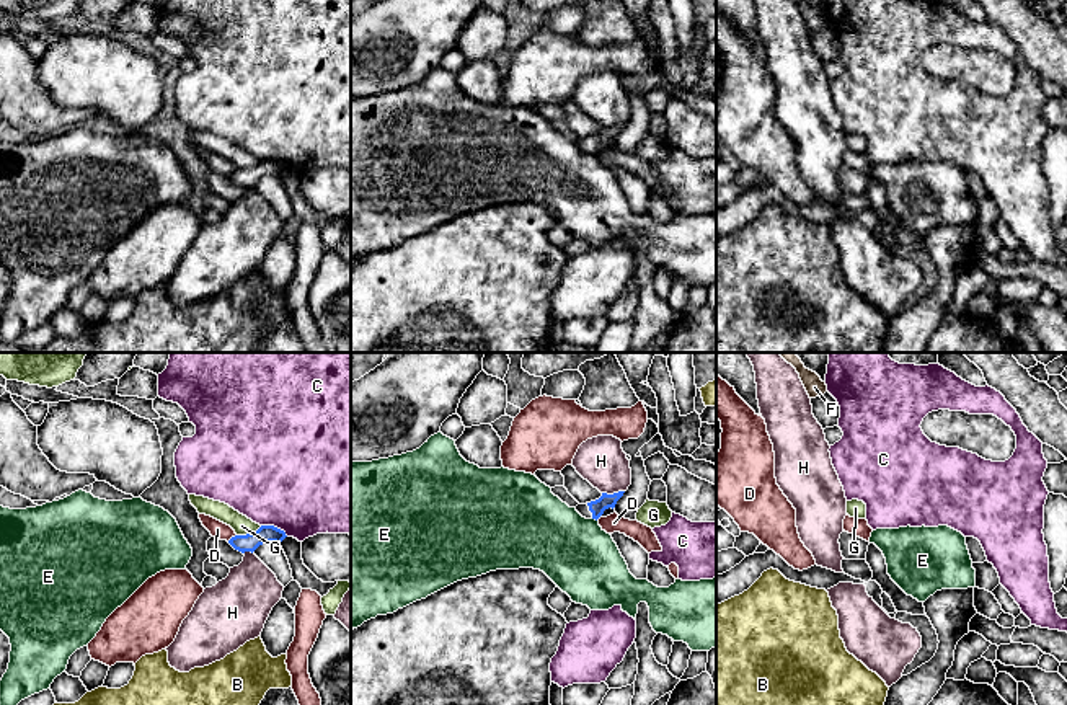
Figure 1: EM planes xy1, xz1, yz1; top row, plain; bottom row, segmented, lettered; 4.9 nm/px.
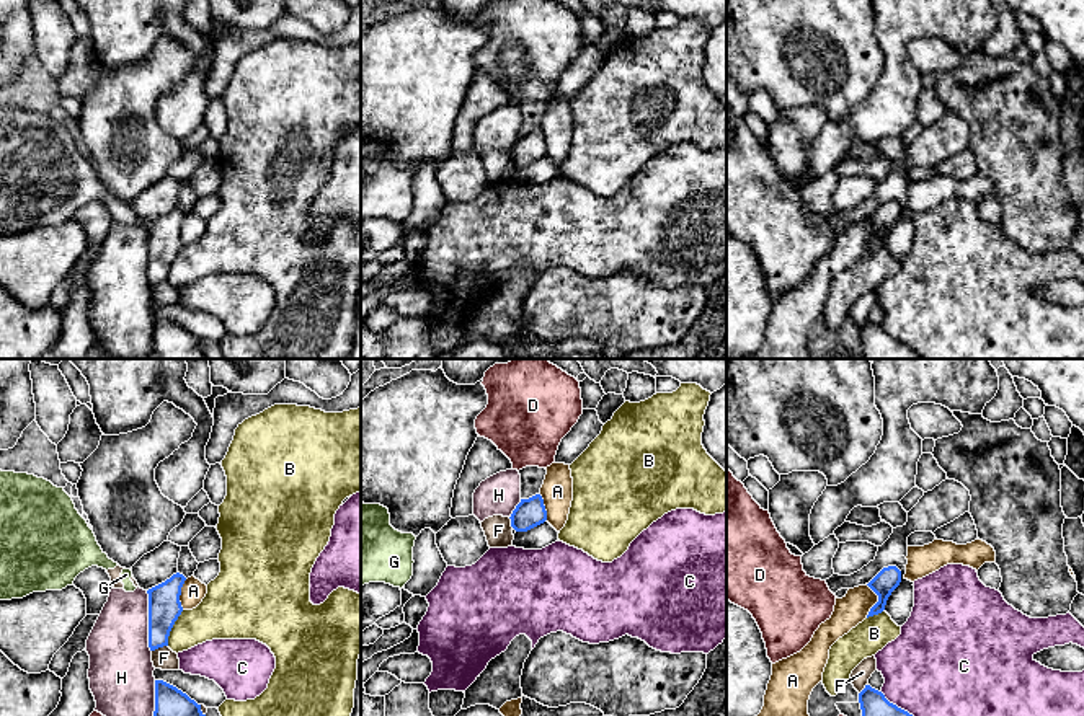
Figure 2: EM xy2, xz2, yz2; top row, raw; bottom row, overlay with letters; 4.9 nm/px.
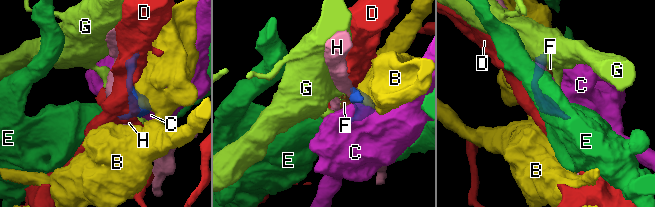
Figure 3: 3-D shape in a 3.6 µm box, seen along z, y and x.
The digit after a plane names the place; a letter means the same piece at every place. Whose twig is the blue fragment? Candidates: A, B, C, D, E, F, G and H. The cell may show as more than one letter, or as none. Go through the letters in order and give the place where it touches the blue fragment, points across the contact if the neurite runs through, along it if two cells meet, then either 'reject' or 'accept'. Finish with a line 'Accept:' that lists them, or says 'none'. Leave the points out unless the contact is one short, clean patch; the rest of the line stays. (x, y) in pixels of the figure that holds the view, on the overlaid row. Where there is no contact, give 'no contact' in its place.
A: meets blue in yz2 at (879, 601); border along yz2 (866, 584), (877, 596), (877, 602), (867, 617); reject
B: meets blue in xy2 at (172, 627); border along xy2 (183, 610), (170, 632), (167, 645); reject
C: meets blue in xy1 at (274, 527); reject
D: meets blue in xy1 at (232, 537); reject
E: meets blue in xz1 at (594, 518); border along xz1 (593, 518), (596, 521); reject
F: meets blue in xy2 at (159, 646); reject
G: meets blue in xy1 at (248, 534); border along xy1 (261, 526), (237, 536); reject
H: meets blue in xy2 at (149, 622); reject
Accept: none

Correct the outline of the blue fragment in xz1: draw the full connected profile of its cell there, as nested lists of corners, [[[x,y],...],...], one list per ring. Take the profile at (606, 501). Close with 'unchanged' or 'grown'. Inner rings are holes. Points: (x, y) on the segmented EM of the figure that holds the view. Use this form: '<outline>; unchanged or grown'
[[[618,491],[613,494],[602,493],[602,496],[595,501],[578,504],[576,511],[586,519],[599,519],[605,509],[615,508],[617,501],[623,496],[625,491]]]; grown

